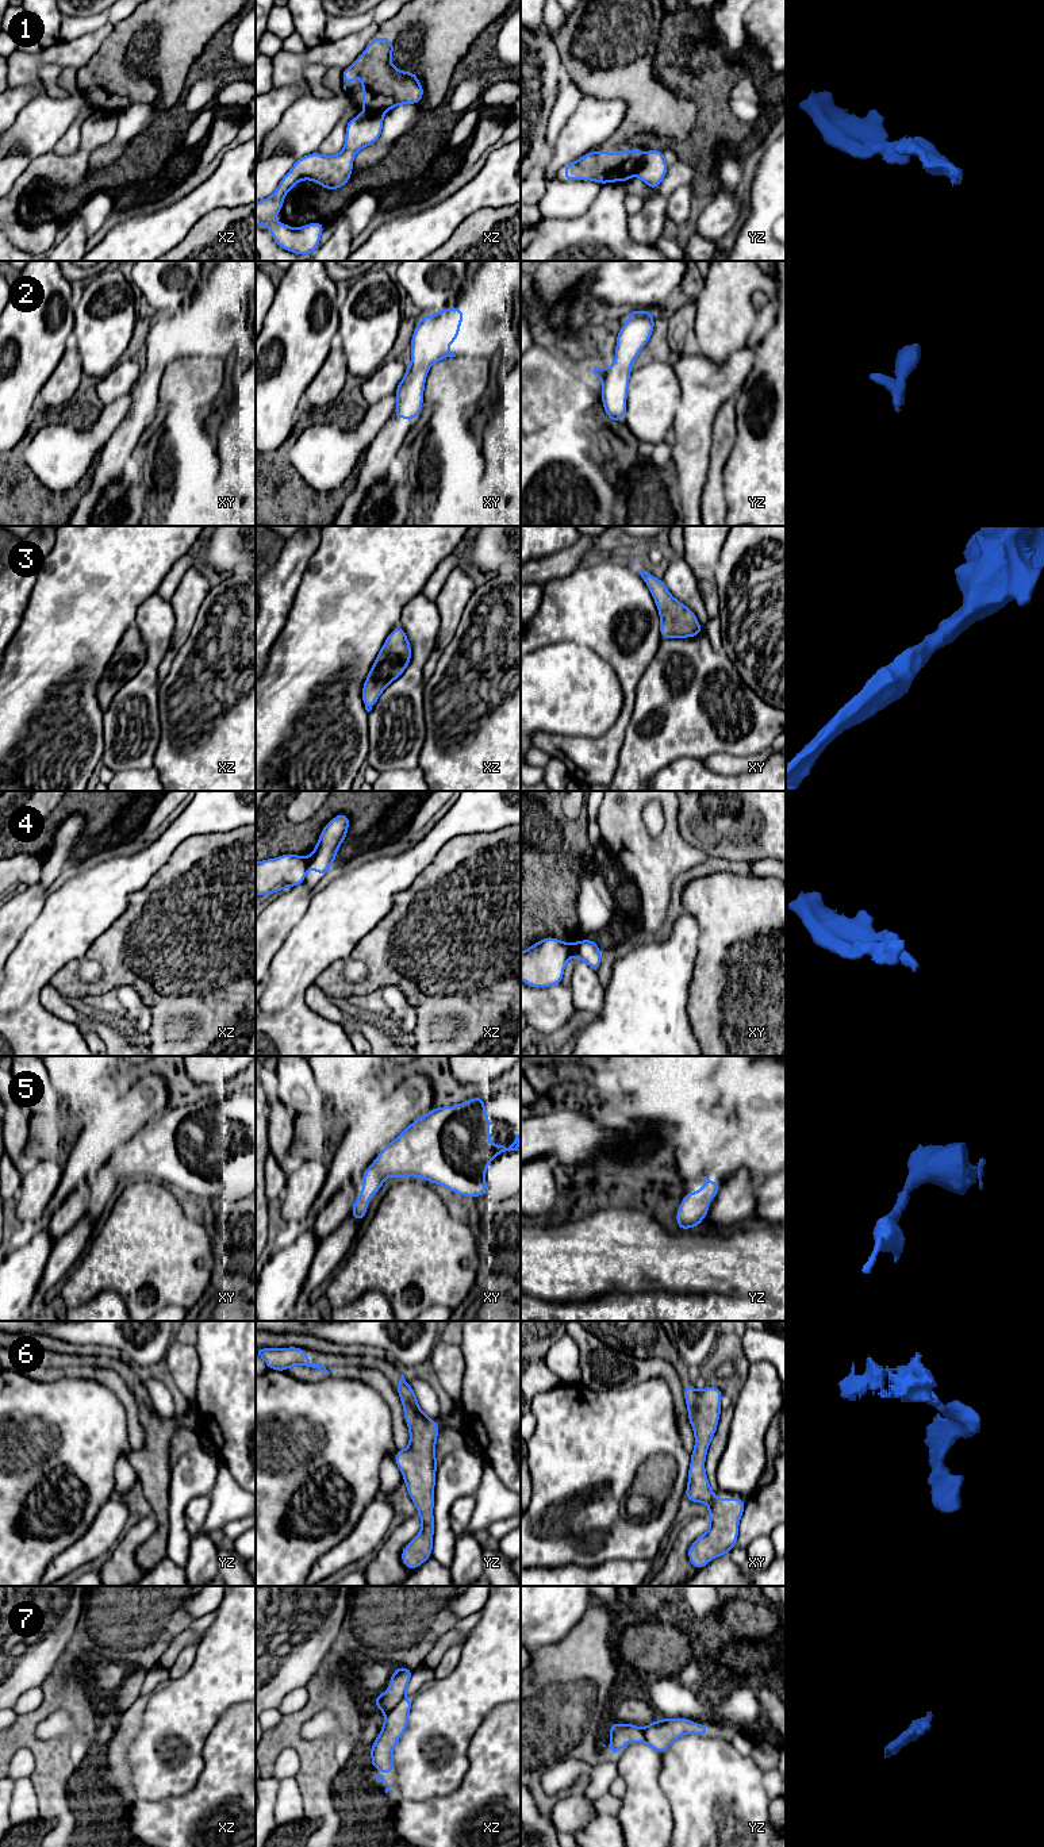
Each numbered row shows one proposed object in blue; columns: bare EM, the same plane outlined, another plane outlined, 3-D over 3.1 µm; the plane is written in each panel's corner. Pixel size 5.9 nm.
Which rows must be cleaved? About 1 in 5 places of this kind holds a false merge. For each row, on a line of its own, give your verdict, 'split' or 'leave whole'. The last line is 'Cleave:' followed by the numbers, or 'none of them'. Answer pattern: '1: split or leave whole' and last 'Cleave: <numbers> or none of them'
1: split
2: leave whole
3: leave whole
4: split
5: leave whole
6: leave whole
7: split
Cleave: 1, 4, 7

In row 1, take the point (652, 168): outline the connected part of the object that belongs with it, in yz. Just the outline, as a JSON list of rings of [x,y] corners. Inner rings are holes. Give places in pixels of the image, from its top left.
[[[646,150],[642,155],[636,176],[638,176],[650,189],[657,189],[668,172],[663,150]]]

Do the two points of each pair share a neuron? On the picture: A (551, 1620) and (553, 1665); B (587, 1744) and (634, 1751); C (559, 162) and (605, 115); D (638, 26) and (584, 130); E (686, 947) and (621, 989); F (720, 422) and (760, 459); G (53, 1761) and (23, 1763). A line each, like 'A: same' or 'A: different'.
A: different
B: different
C: same
D: different
E: same
F: different
G: different

